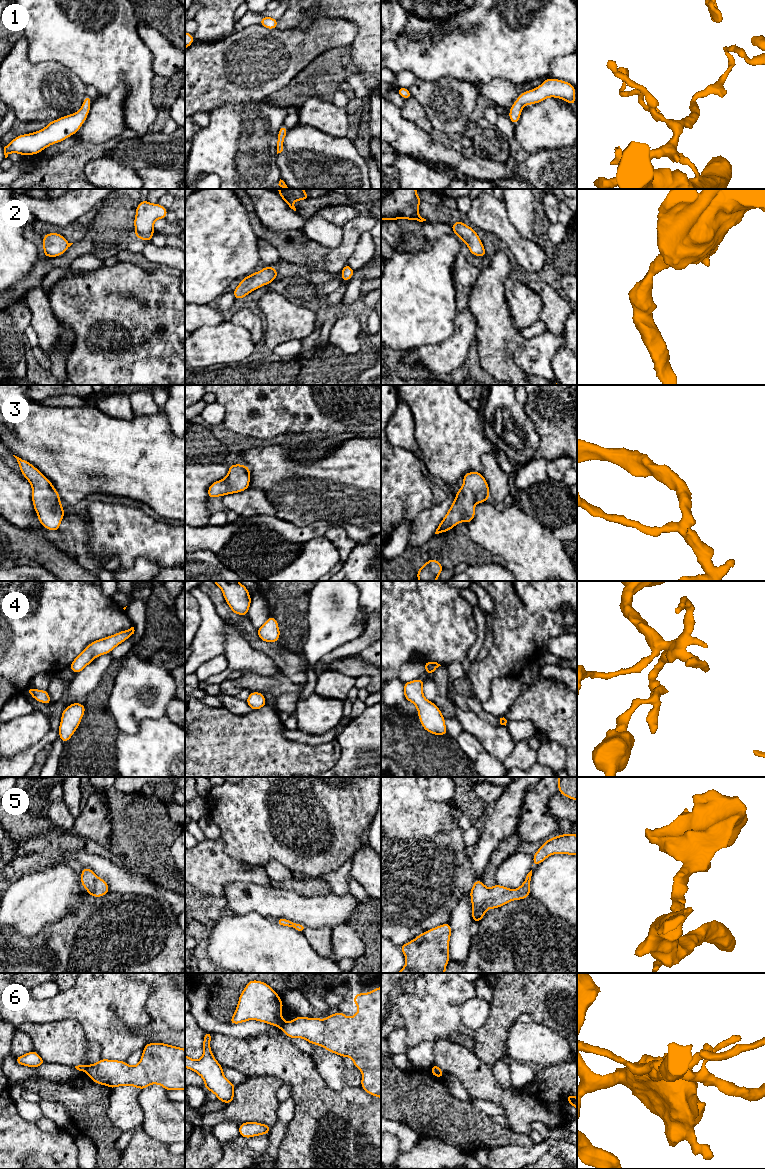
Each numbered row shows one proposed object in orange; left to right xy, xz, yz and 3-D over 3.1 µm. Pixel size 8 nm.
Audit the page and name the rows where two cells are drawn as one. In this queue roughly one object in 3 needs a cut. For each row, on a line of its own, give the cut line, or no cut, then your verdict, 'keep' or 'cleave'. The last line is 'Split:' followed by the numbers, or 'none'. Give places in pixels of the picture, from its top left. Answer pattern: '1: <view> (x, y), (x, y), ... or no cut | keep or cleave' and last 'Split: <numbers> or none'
1: no cut | keep
2: no cut | keep
3: no cut | keep
4: no cut | keep
5: no cut | keep
6: xy (87, 1066), (84, 1071) | cleave
Split: 6

